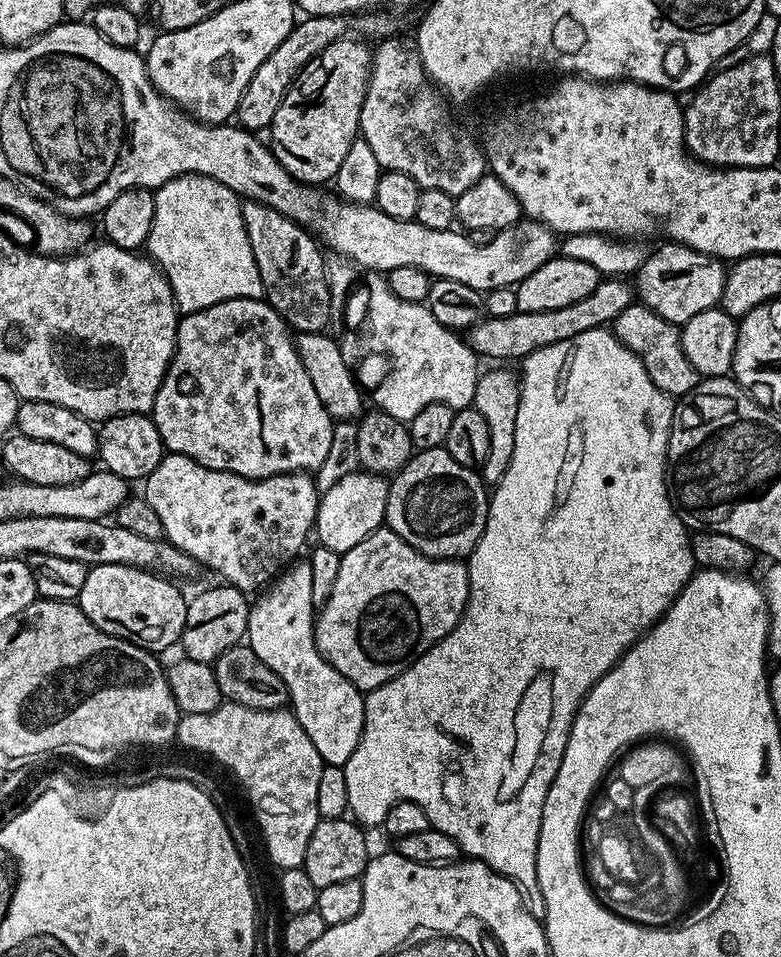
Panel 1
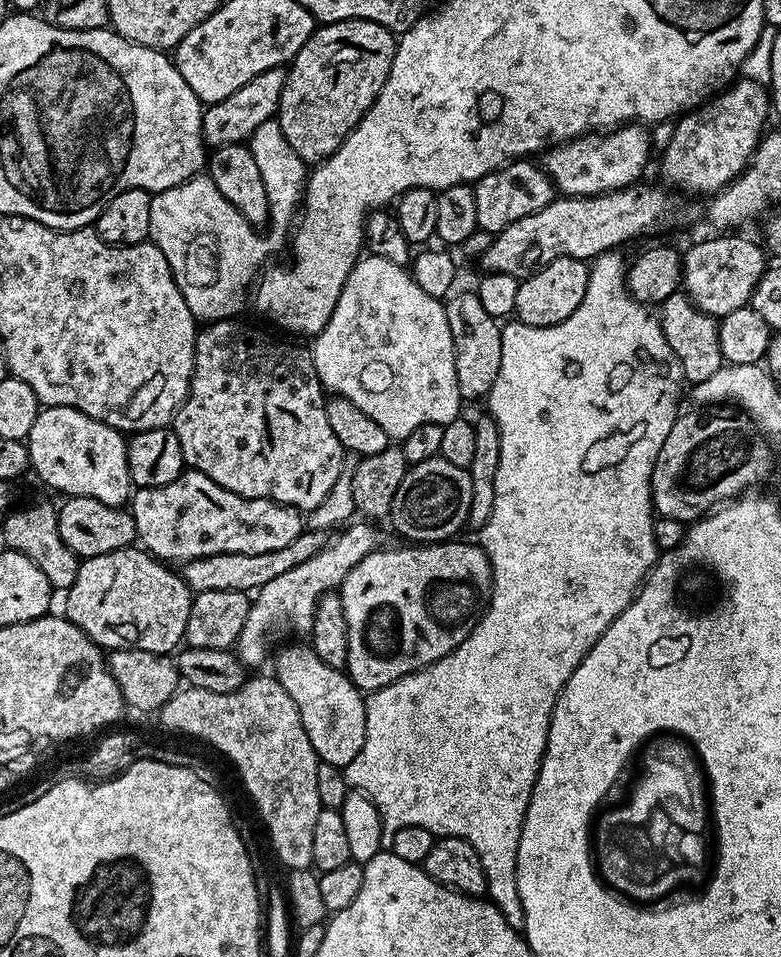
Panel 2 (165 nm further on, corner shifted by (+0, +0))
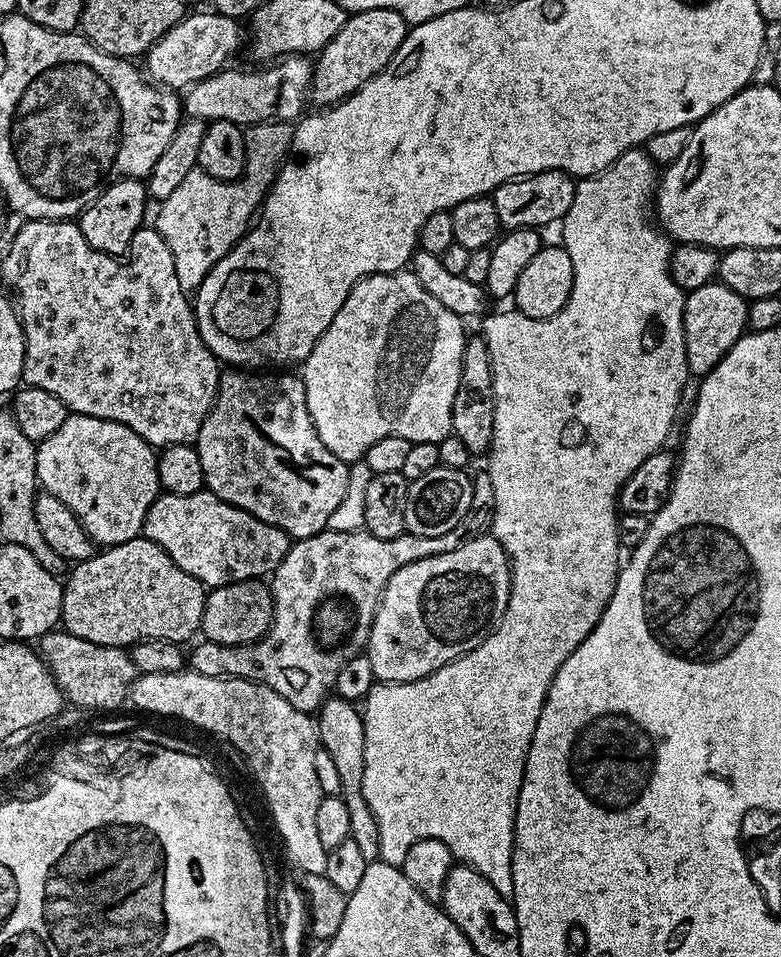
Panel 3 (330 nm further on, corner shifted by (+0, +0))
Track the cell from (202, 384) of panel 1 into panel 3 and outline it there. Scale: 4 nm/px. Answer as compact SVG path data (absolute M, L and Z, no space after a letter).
M268 370L221 371L216 401L198 430L194 447L202 462L207 491L214 493L219 500L254 514L254 518L270 526L278 526L289 538L297 541L327 529L330 514L346 498L349 465L330 454L322 438L318 438L318 430L314 430L306 406L303 379L290 373L288 370L279 374Z

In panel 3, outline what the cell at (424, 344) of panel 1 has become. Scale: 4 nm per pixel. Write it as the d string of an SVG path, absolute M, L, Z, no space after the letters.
M410 270L383 272L359 280L342 302L342 310L334 314L334 322L302 362L306 406L326 450L352 465L363 461L366 450L387 436L406 438L411 444L439 444L442 438L452 435L452 411L466 339L464 324L442 302L430 298Z

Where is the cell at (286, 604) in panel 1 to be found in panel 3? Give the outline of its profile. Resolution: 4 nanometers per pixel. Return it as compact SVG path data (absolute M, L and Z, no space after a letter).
M337 696L329 697L318 710L317 736L320 738L323 747L334 761L337 767L338 776L342 786L340 793L346 802L350 815L350 836L361 848L361 853L369 863L380 857L378 850L378 824L366 804L364 795L361 792L362 776L365 773L365 730L363 715L359 709L348 700Z

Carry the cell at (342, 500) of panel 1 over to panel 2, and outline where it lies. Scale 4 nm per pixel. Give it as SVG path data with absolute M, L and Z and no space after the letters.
M305 531L290 546L282 546L282 550L270 550L266 554L210 554L202 558L185 560L182 564L182 575L193 593L210 590L234 590L245 594L255 593L257 588L266 586L266 582L274 582L286 570L294 570L308 559L314 558L318 550L322 550L330 539L327 531Z

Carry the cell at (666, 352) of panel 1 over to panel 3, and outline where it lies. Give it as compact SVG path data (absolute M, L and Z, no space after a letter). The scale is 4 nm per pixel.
M713 282L698 286L698 290L684 297L684 337L686 338L686 362L693 377L702 378L745 335L748 328L749 301L742 294L730 290L730 286Z

